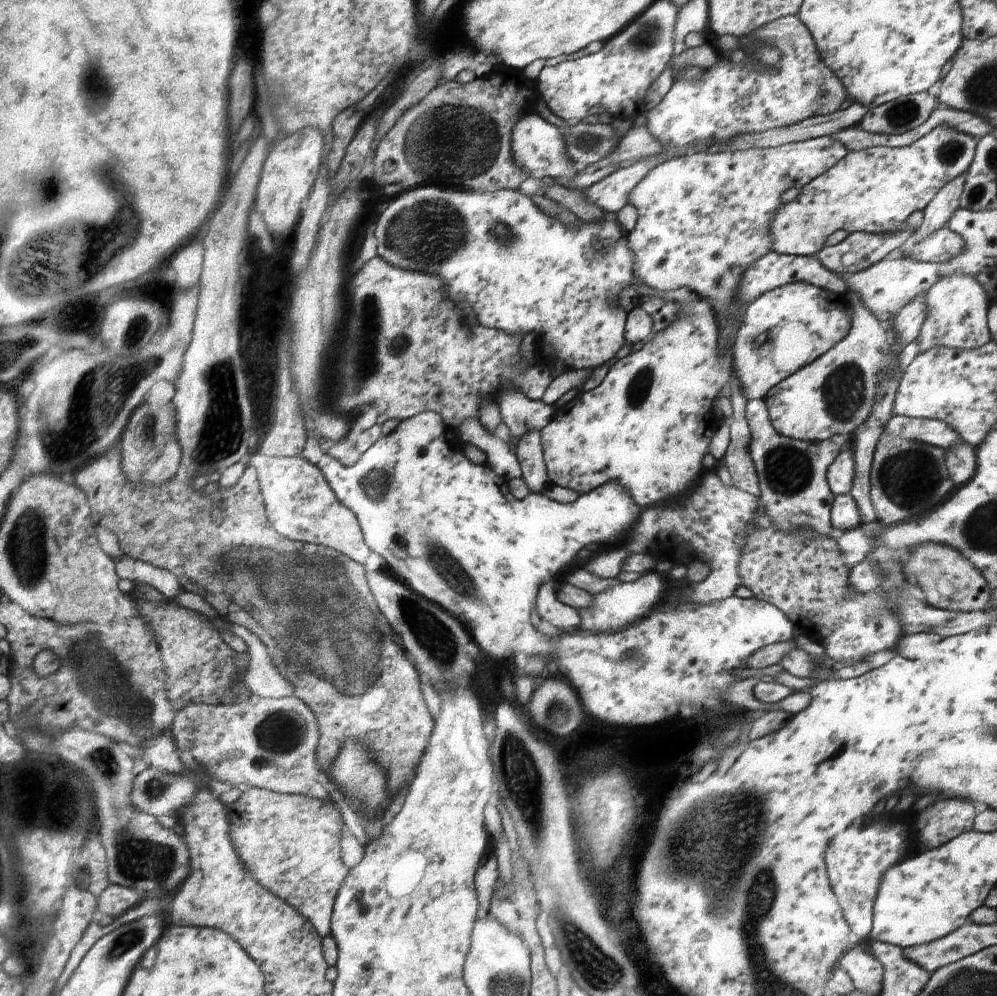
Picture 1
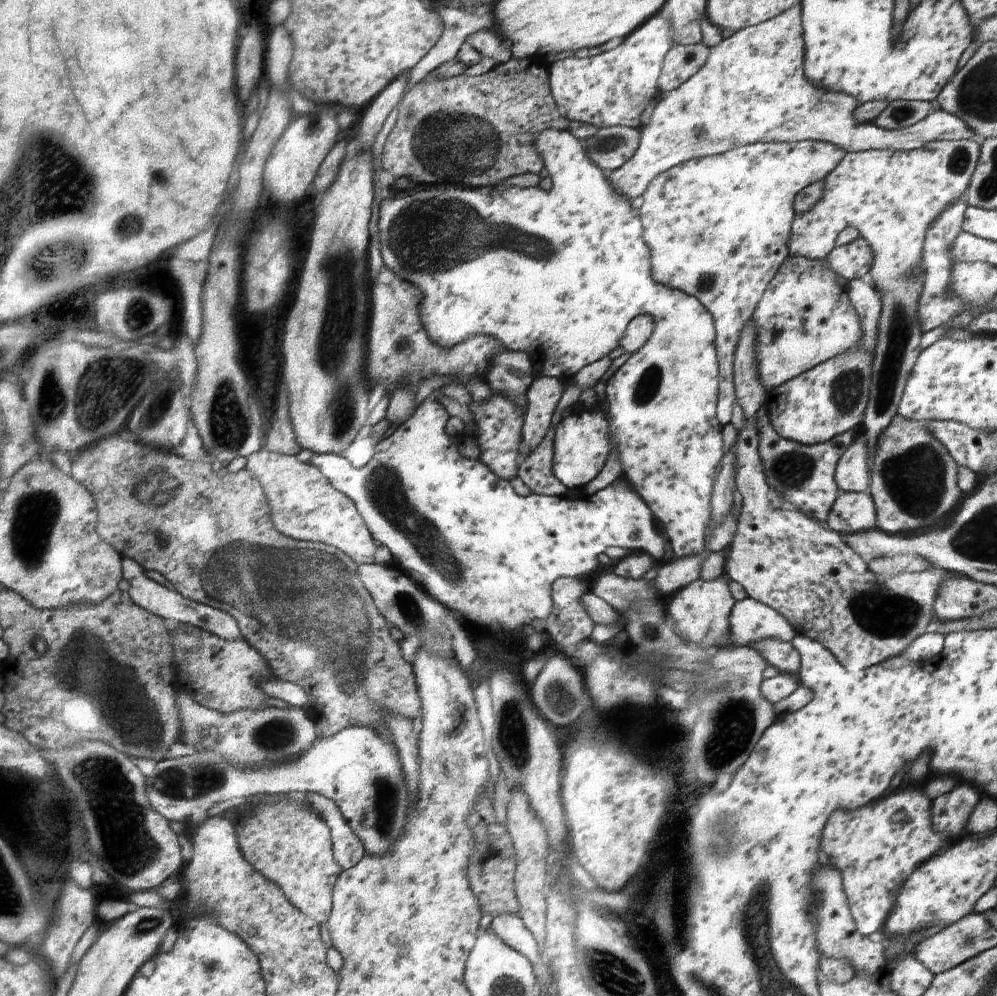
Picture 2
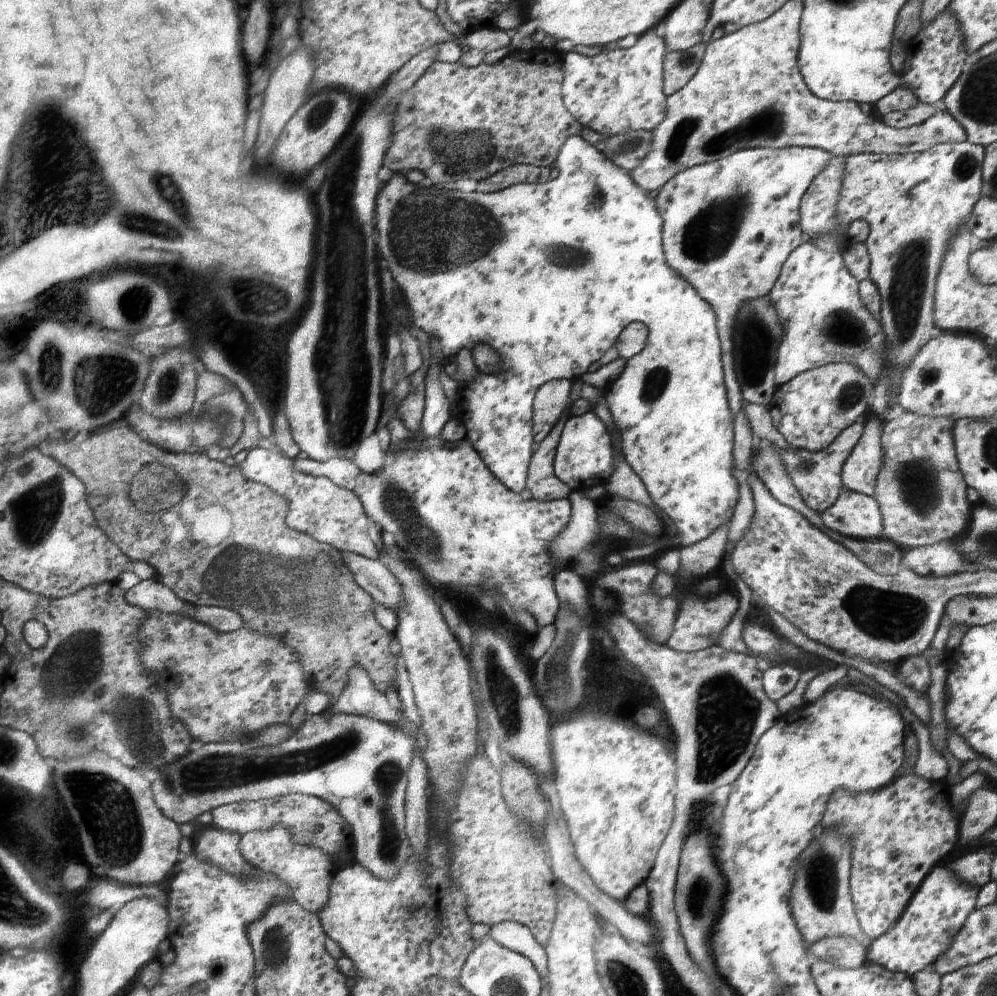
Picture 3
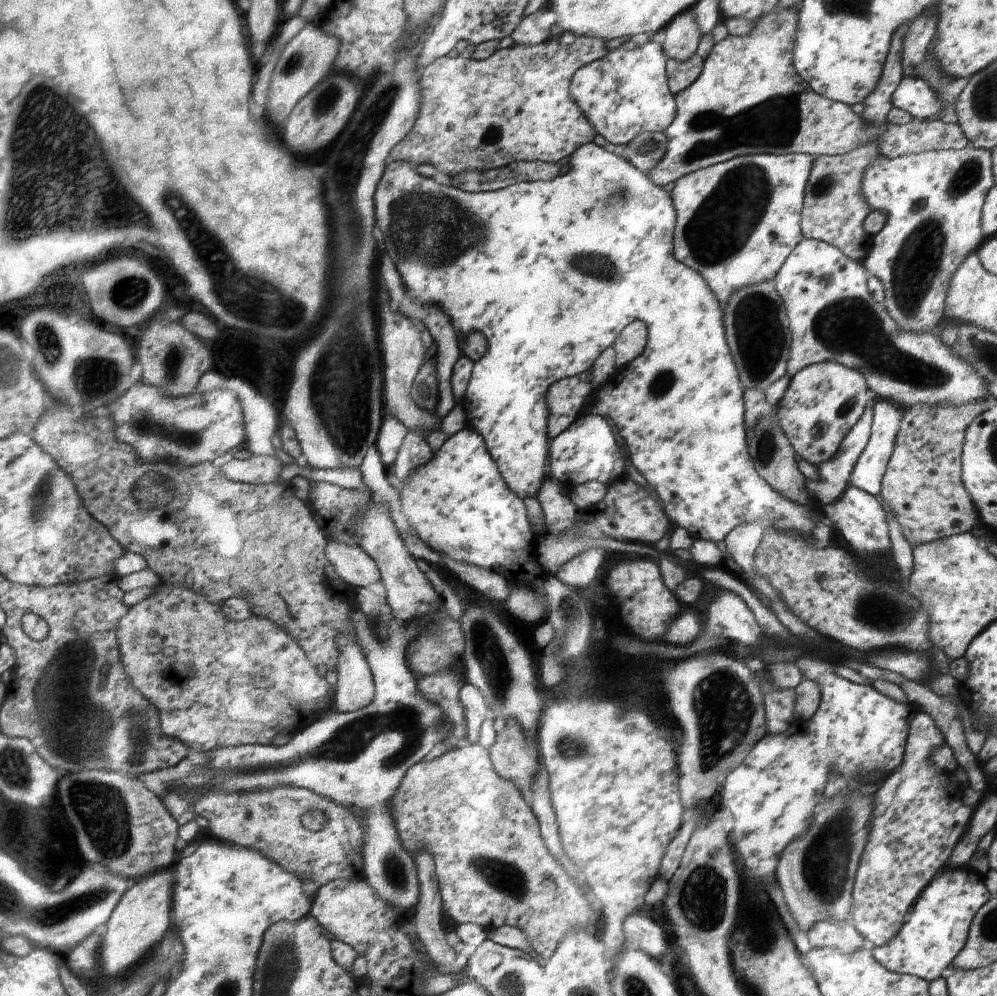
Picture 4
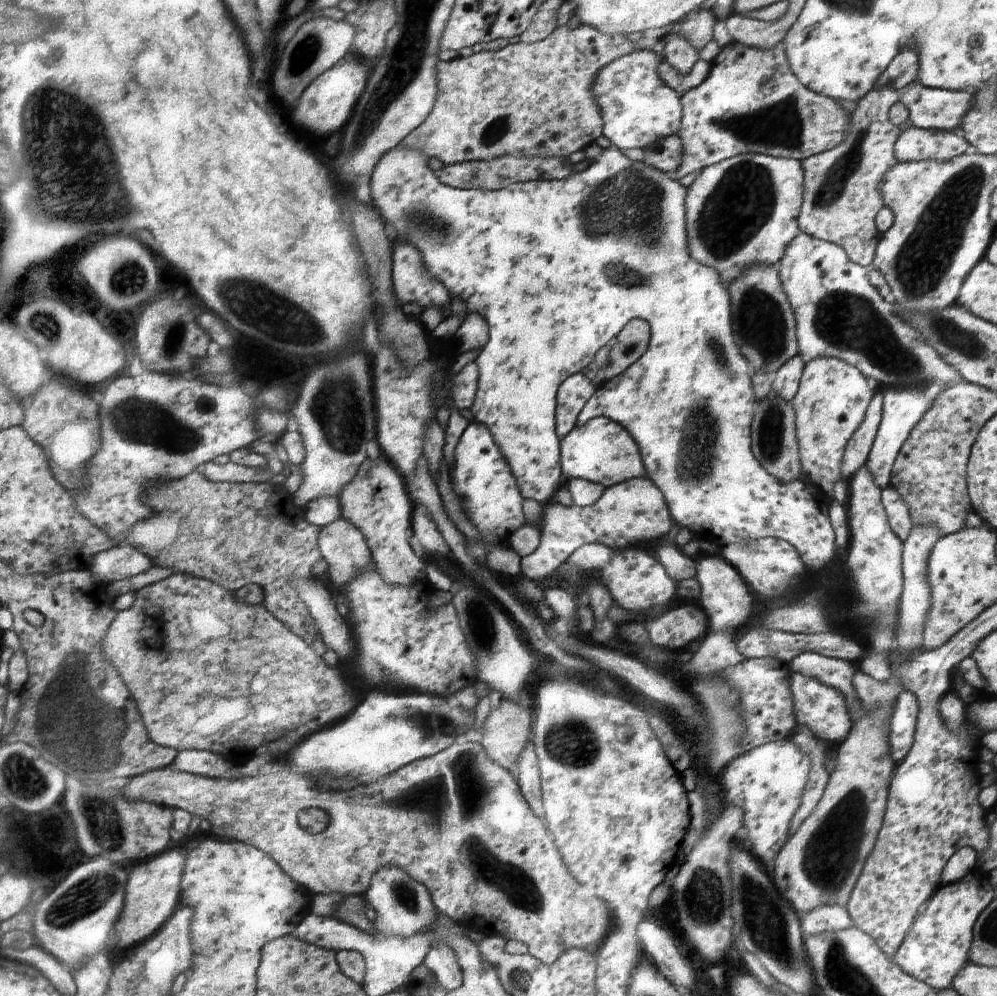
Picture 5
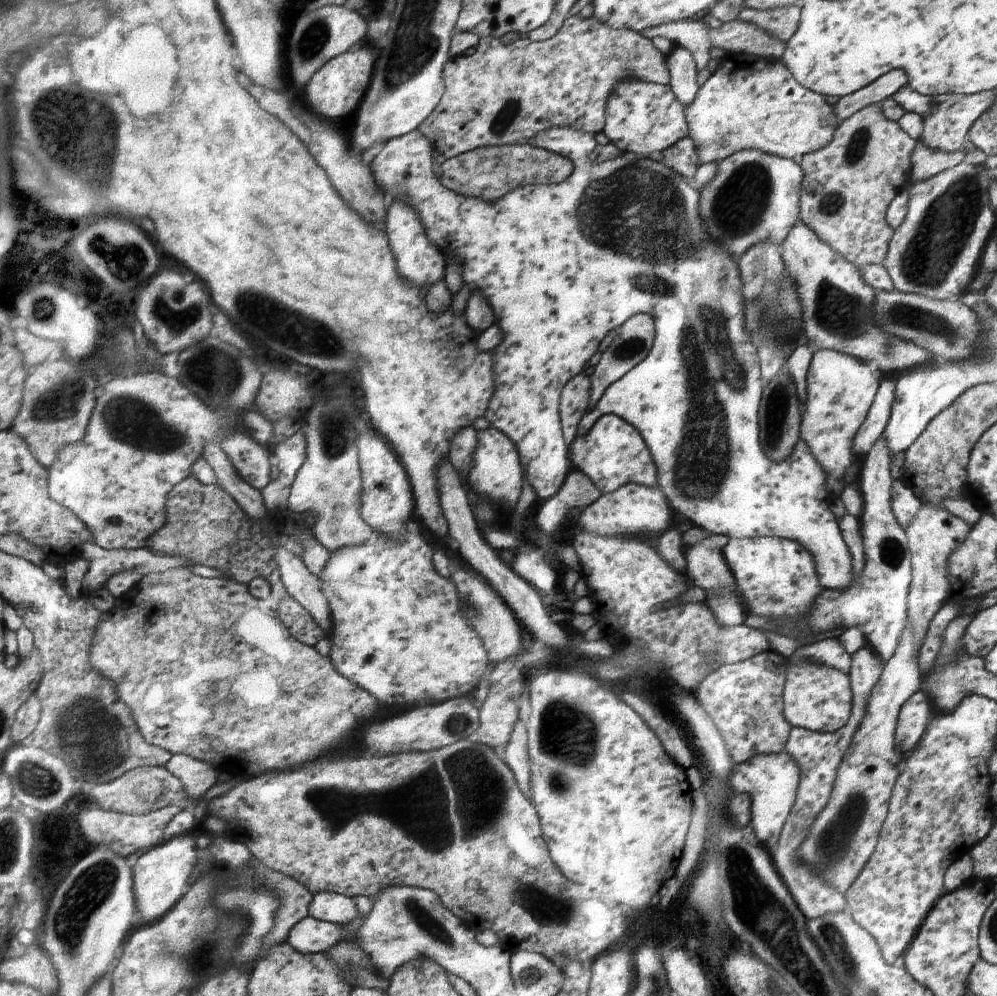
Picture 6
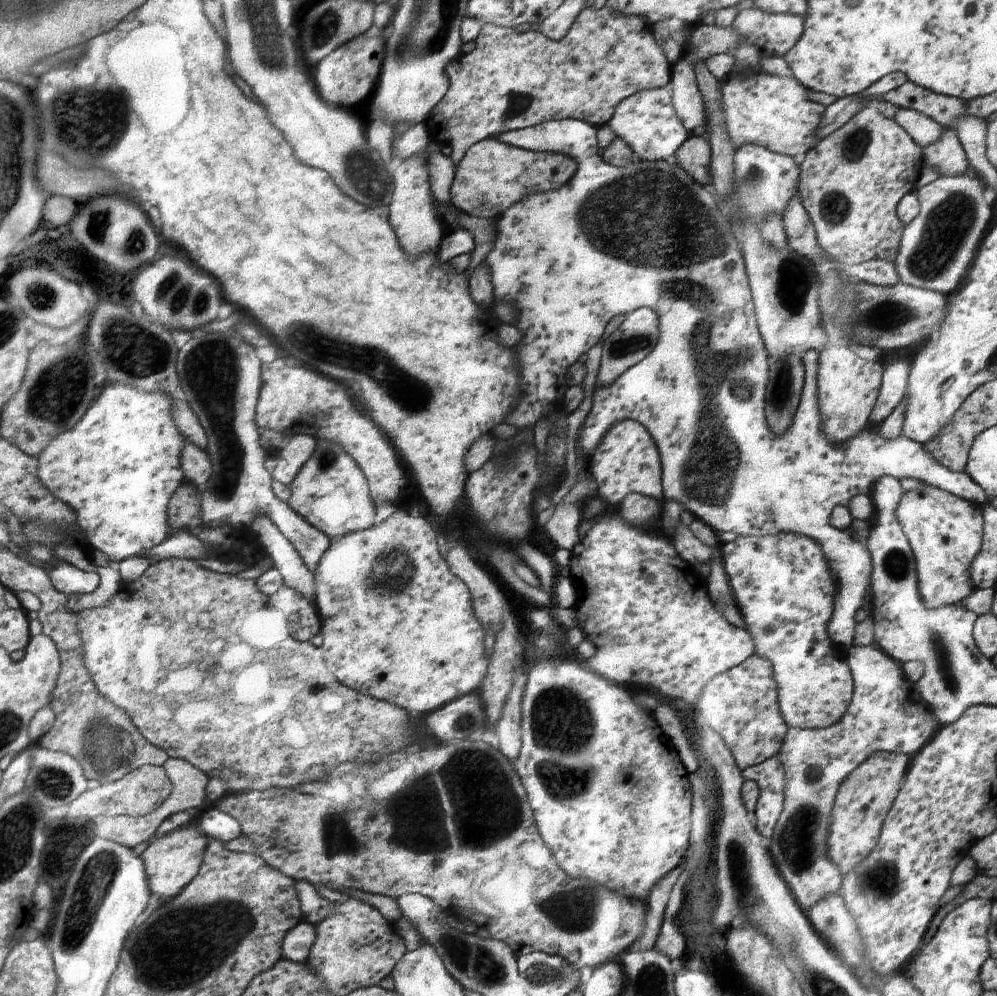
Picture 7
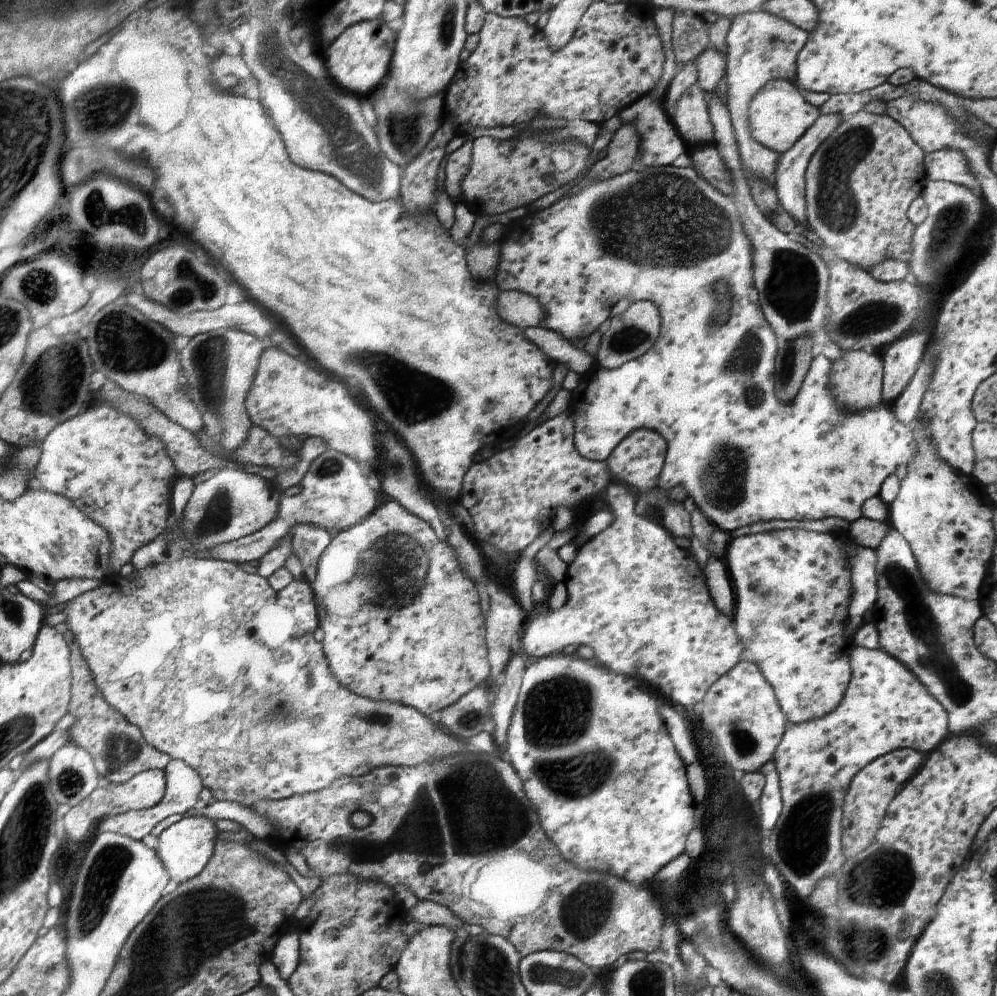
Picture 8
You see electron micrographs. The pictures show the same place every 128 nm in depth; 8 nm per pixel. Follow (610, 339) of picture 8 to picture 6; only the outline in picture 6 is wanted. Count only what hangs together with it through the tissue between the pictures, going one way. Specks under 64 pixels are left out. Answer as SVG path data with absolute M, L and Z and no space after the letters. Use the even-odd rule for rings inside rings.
M642 313L634 315L628 322L618 328L614 340L612 340L610 346L604 350L604 353L600 354L600 360L598 361L598 364L594 366L594 372L590 375L590 380L593 380L590 409L598 404L602 395L605 394L605 391L608 390L613 383L616 383L618 379L621 379L624 375L628 374L629 371L632 371L638 363L642 362L642 360L648 358L649 352L653 348L656 334L657 329L654 317Z

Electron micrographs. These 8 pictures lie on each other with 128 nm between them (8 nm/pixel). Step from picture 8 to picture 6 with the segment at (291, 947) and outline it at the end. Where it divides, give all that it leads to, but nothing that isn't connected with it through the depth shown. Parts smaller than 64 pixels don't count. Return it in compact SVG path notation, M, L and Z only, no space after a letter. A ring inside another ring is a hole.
M308 915L289 932L288 943L298 952L325 953L346 940L346 930L332 922Z

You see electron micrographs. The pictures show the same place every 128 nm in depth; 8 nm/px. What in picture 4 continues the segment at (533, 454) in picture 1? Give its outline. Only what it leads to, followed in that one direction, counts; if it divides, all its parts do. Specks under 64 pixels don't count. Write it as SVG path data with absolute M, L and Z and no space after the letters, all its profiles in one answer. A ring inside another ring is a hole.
M578 376L560 379L549 388L549 438L553 439L568 430L584 406L588 394L592 394L589 382L582 382Z

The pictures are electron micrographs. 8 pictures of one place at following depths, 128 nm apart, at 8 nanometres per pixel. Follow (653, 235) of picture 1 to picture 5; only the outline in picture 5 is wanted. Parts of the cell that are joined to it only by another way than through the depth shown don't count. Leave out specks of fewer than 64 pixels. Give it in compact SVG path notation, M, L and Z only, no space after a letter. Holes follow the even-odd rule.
M740 153L704 168L687 186L685 219L690 256L717 268L726 284L752 264L777 266L801 232L804 176L801 161L758 153Z

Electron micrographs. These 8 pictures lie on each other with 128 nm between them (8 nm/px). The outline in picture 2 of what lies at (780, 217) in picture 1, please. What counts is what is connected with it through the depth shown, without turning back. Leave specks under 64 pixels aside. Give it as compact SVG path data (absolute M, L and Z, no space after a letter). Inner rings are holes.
M934 140L924 144L922 148L910 151L874 149L845 153L841 163L824 179L824 199L814 204L810 211L796 214L794 219L792 239L789 242L789 252L794 256L810 260L824 259L832 252L832 248L837 246L837 236L846 227L859 230L860 236L872 248L873 263L868 273L877 290L880 290L881 320L878 344L874 351L873 386L861 431L861 437L866 439L866 444L870 447L870 464L876 441L897 415L905 392L905 384L912 376L913 368L921 354L920 339L923 332L920 330L920 318L918 318L918 300L922 292L922 277L917 273L922 267L922 244L926 240L926 230L930 228L932 220L968 190L973 172L980 162L980 156L981 143L971 140Z

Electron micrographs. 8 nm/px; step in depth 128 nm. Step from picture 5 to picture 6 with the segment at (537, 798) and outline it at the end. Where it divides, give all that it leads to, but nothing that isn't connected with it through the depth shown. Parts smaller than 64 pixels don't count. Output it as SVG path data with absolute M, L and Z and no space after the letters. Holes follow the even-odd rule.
M524 720L514 726L510 734L508 748L502 751L502 759L511 769L514 776L517 777L517 783L526 797L531 795L530 790L530 758L528 756L527 730L524 726Z

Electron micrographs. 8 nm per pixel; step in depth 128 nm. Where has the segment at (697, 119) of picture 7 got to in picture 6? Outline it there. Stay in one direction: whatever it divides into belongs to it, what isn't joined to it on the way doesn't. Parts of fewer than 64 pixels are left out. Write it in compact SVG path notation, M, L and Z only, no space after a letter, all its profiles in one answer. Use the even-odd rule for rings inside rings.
M675 45L667 55L670 82L669 87L676 93L683 106L688 106L700 91L697 81L697 62L693 53L684 46Z

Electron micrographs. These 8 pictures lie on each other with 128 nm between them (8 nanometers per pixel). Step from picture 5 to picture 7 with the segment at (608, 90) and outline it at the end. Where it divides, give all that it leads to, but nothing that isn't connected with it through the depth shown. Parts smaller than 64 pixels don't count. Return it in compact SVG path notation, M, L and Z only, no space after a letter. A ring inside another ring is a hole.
M670 85L642 90L624 99L607 125L616 137L630 146L634 158L644 162L678 160L677 152L690 136L674 108L673 88Z

